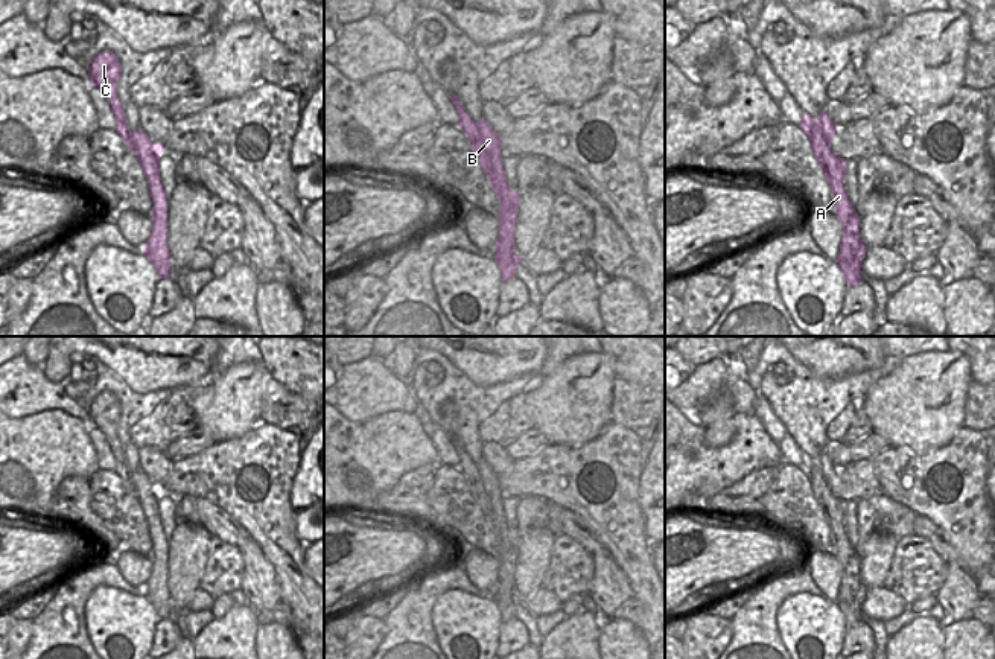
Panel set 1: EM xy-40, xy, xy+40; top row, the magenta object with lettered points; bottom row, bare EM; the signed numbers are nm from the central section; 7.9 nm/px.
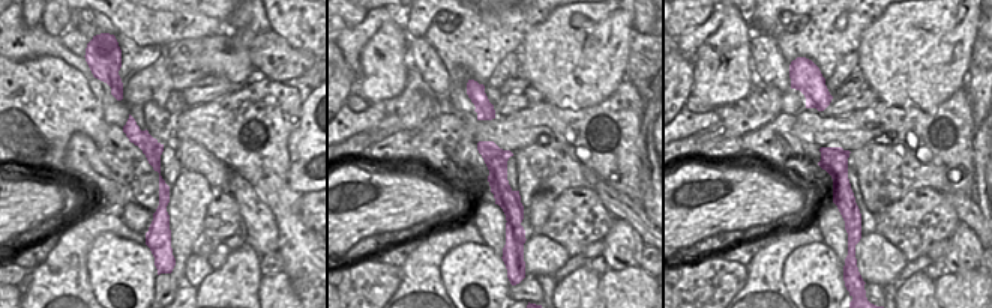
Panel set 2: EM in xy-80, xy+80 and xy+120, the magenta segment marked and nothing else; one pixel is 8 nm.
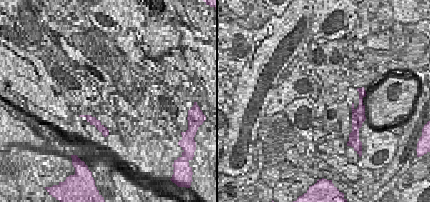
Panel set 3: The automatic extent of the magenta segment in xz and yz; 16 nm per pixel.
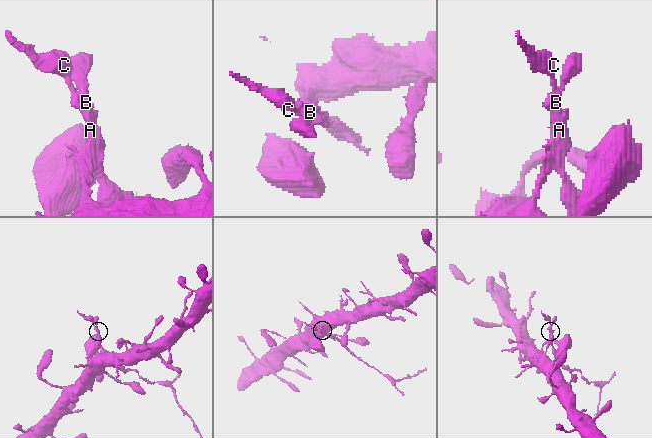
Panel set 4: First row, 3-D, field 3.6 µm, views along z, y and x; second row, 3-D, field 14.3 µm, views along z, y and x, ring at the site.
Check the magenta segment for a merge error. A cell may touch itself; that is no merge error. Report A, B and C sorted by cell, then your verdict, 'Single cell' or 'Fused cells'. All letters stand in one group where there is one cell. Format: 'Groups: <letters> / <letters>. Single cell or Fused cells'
Groups: A C / B. Fused cells

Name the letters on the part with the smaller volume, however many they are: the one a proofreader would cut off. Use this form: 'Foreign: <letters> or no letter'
Foreign: A, C

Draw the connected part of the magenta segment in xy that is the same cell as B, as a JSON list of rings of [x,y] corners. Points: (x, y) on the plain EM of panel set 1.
[[[484,460],[478,463],[478,470],[493,507],[490,525],[499,540],[499,580],[496,583],[494,601],[499,607],[502,622],[507,622],[514,618],[517,604],[525,603],[513,600],[514,568],[517,565],[519,552],[519,531],[513,531],[507,525],[505,511],[502,508],[504,496],[501,492],[501,476],[496,475]]]

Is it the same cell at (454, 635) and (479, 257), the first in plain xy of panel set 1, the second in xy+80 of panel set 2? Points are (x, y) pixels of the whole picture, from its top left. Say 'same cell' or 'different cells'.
same cell

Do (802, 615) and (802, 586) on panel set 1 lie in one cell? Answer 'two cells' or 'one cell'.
two cells

